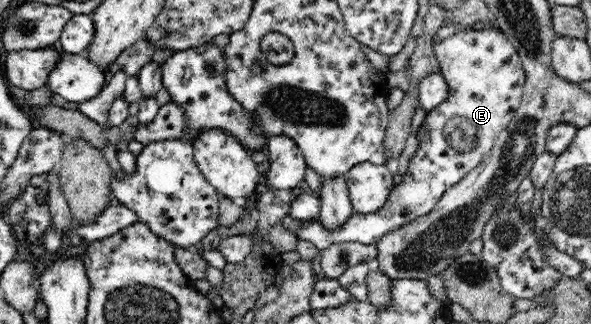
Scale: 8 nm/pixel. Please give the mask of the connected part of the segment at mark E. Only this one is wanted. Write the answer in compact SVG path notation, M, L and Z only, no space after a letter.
M497 28L448 34L445 40L433 46L433 49L441 64L441 74L449 82L452 92L447 102L426 114L425 118L428 118L426 128L430 131L430 138L425 143L419 143L417 152L403 177L403 182L393 187L387 203L377 212L369 214L355 212L343 224L332 229L323 225L319 220L300 221L290 214L282 218L280 223L299 240L311 242L319 251L341 242L374 244L388 232L397 230L433 210L433 206L436 206L439 198L445 194L445 190L465 178L465 175L471 172L489 154L490 150L493 150L495 138L509 127L513 114L519 109L524 98L525 72L521 67L517 51L514 46L511 46L505 33Z

